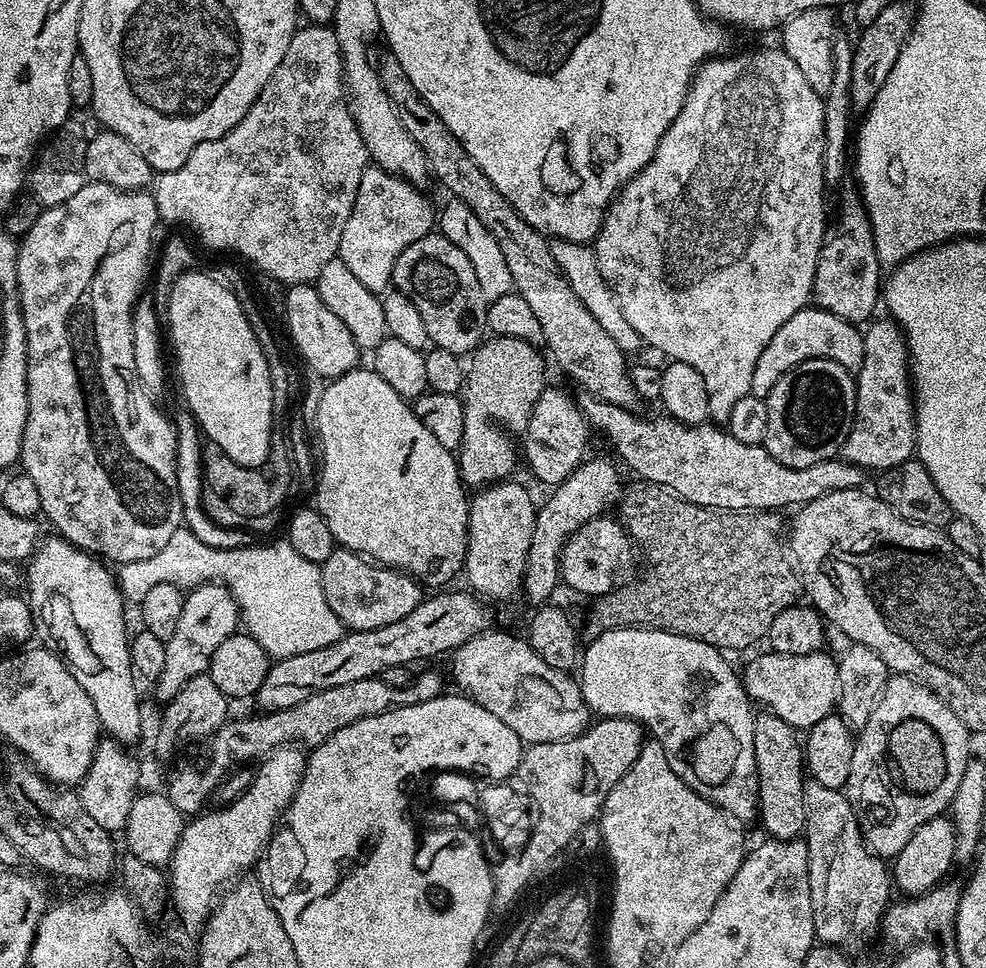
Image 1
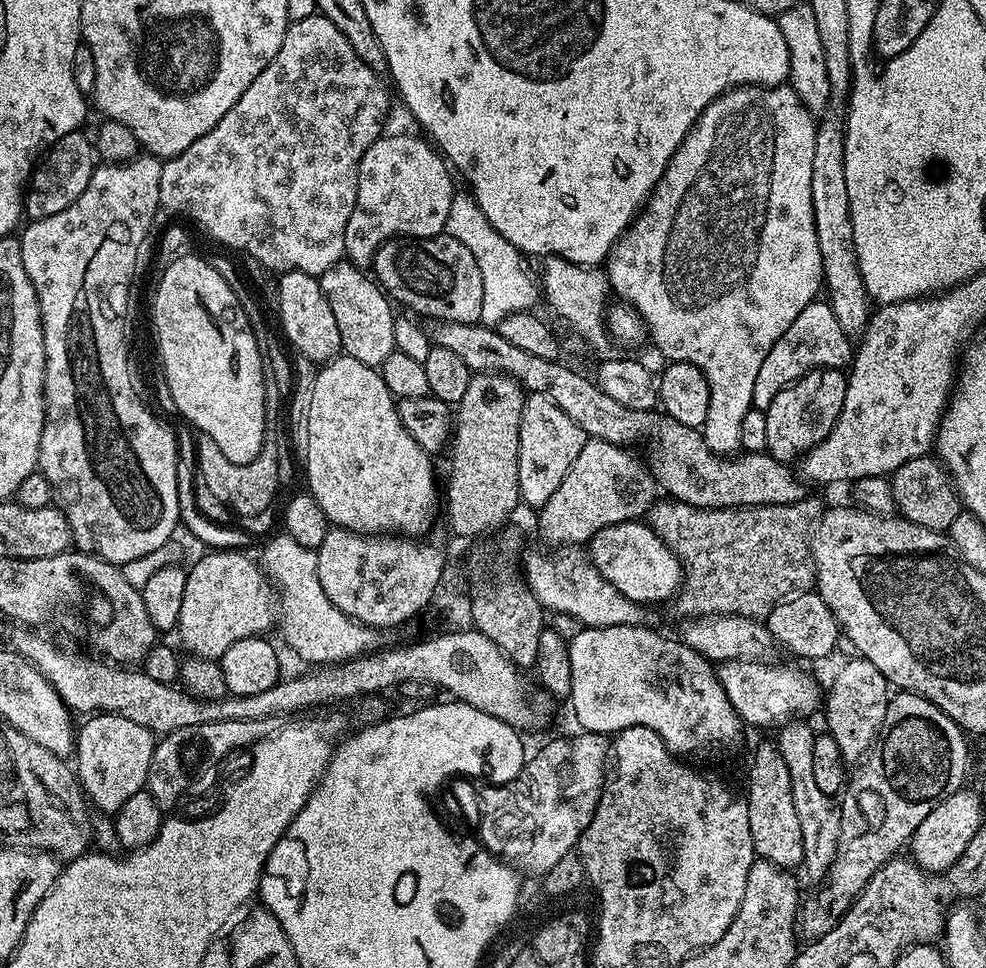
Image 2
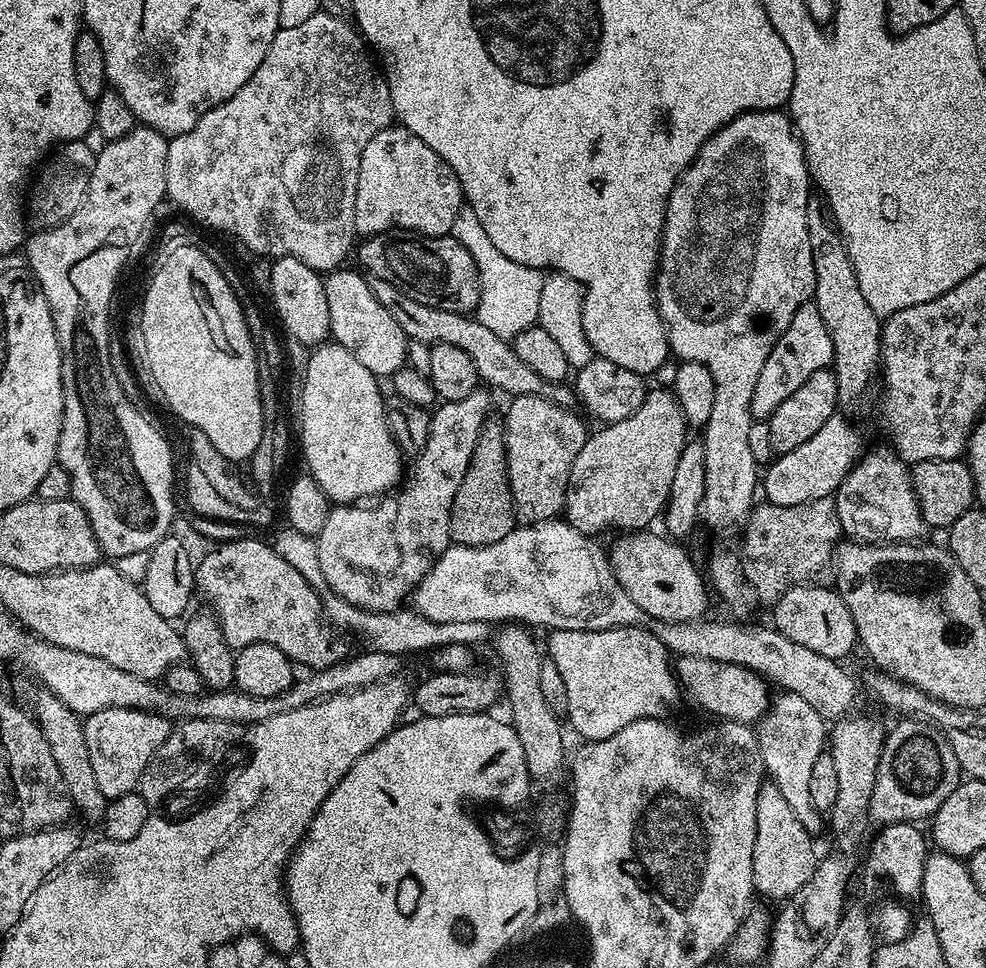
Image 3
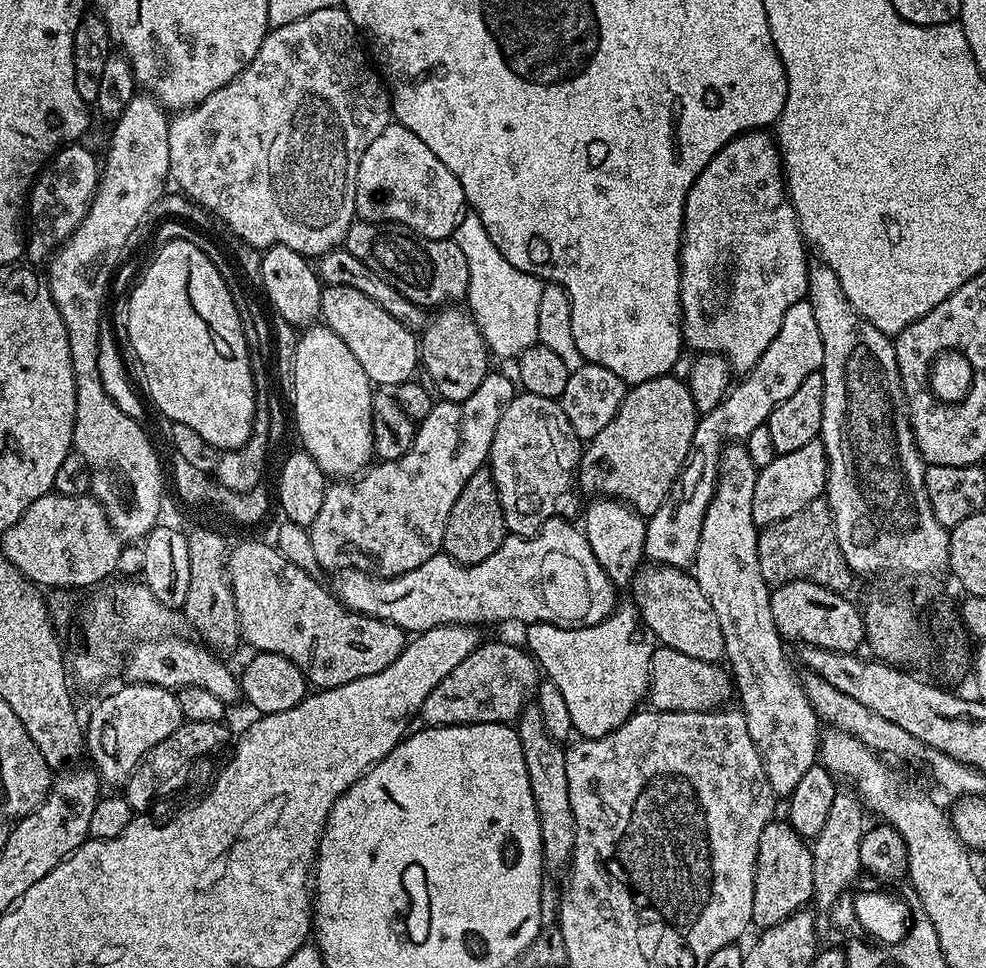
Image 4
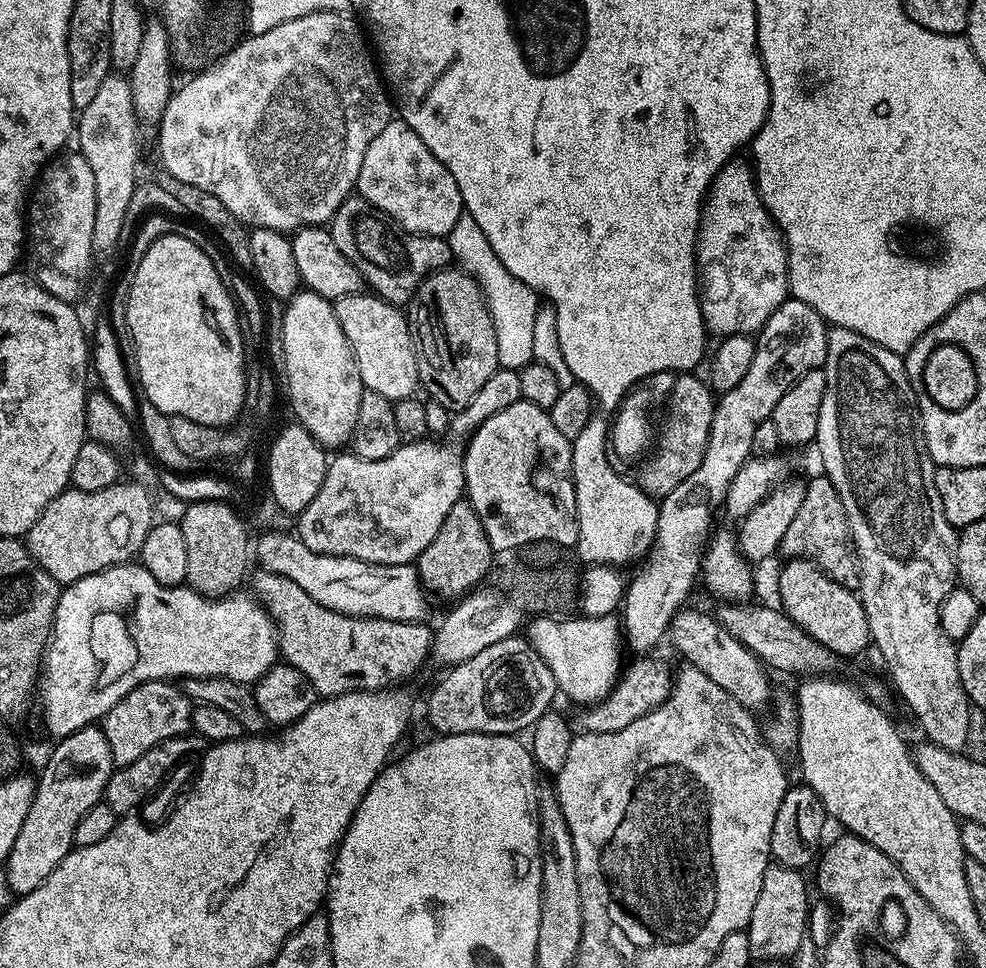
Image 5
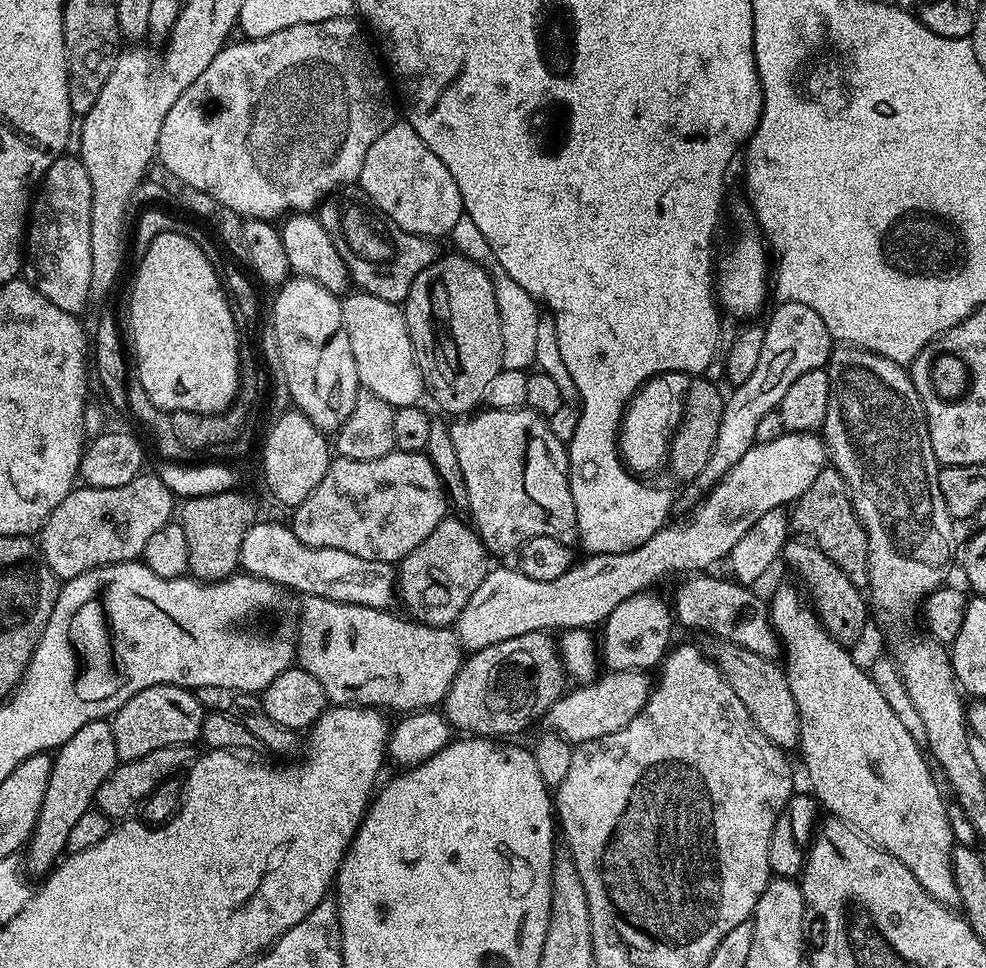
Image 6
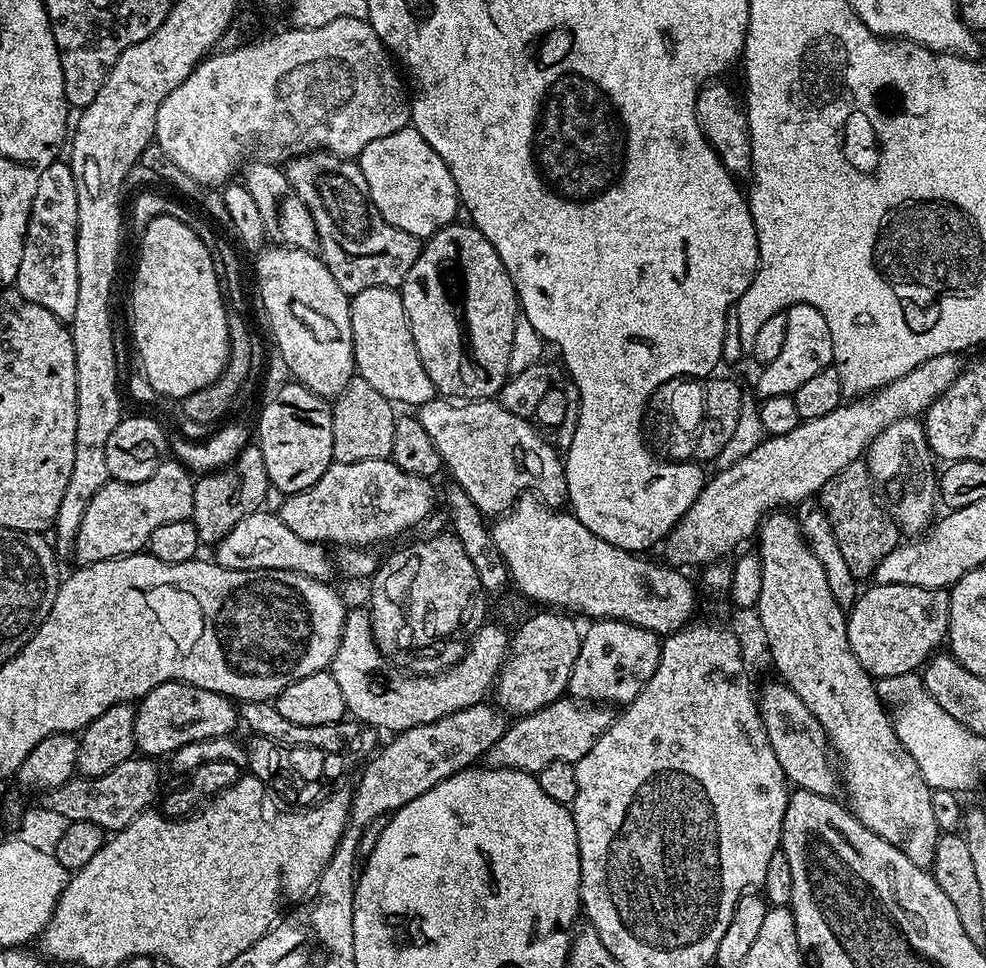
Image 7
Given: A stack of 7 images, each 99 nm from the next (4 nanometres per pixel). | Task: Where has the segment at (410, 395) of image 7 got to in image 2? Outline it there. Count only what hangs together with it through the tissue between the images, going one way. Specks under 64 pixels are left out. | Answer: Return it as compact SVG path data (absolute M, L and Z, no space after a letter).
M347 258L330 266L330 270L323 272L318 279L322 294L326 294L326 302L330 302L334 323L338 326L343 355L379 369L380 365L386 362L386 358L390 358L390 354L396 351L394 322L397 313L392 312L393 301L363 267L353 264Z

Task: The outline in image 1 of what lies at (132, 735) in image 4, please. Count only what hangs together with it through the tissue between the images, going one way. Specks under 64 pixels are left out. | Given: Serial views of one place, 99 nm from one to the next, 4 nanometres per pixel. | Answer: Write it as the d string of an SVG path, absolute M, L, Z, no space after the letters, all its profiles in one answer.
M100 738L90 768L78 785L78 795L86 814L90 814L90 818L94 818L94 822L98 822L98 826L102 826L102 830L109 834L123 833L126 818L130 818L130 806L134 806L134 798L141 787L140 768L128 752L131 751L118 741Z

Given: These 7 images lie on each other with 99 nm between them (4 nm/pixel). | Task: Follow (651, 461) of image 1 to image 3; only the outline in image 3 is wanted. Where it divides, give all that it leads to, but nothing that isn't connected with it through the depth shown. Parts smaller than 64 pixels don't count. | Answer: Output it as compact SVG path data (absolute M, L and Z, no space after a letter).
M368 276L368 285L370 290L374 290L374 298L378 298L378 302L382 302L382 306L386 306L386 310L394 317L394 322L402 326L409 341L429 346L458 346L458 350L466 350L466 354L470 354L470 362L474 362L477 377L483 383L485 380L489 389L497 388L500 392L508 392L509 397L545 396L550 402L567 409L577 403L576 393L567 383L552 384L549 380L542 379L535 370L526 366L526 362L522 362L522 358L518 358L518 354L514 354L509 341L486 330L486 326L482 326L482 322L477 320L475 315L454 314L454 310L438 310L438 306L426 306L410 298L410 294L402 294L402 290L377 276Z

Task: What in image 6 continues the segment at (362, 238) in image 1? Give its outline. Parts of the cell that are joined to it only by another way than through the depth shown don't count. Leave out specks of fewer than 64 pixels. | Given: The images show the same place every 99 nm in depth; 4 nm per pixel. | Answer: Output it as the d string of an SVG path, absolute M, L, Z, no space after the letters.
M407 122L392 124L390 130L366 150L366 162L362 162L358 184L387 219L416 236L447 237L464 212L464 203L450 170Z

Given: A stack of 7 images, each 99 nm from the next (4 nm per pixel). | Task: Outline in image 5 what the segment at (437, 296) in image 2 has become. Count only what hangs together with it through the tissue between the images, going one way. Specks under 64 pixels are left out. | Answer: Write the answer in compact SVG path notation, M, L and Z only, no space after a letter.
M359 198L344 200L339 211L332 216L330 231L334 243L338 245L338 250L342 250L342 254L346 254L346 258L350 258L350 262L354 262L354 266L358 266L360 276L363 277L371 291L380 299L397 306L404 306L408 299L409 303L425 280L433 273L447 269L453 263L452 252L448 248L447 239L438 236L417 236L407 232L396 221L389 220L387 216L373 211L373 206L369 200Z

